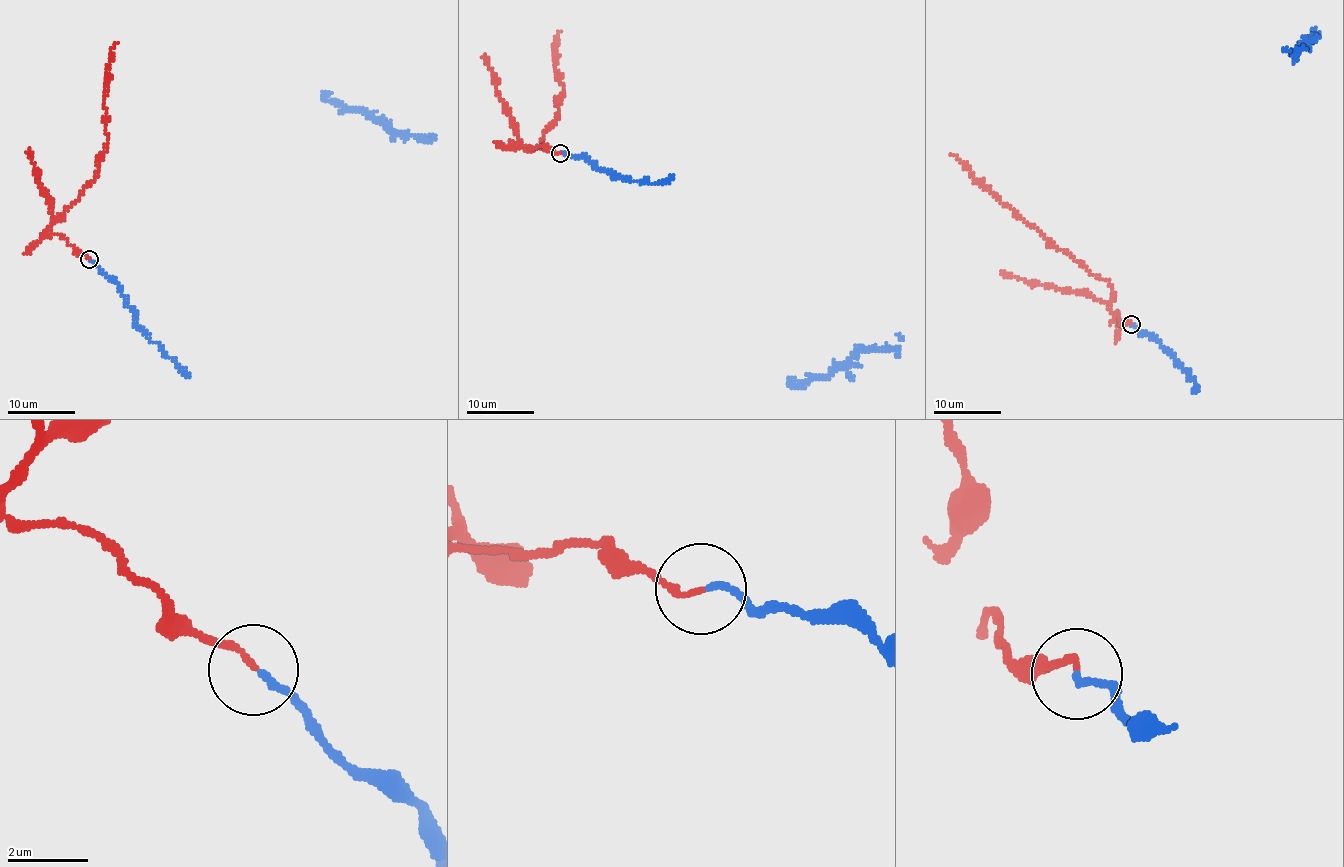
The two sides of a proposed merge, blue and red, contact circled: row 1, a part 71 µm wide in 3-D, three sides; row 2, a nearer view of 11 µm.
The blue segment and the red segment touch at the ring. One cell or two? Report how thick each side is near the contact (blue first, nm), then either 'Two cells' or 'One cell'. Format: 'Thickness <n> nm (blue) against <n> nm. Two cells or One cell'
Thickness 160 nm (blue) against 140 nm. Two cells

